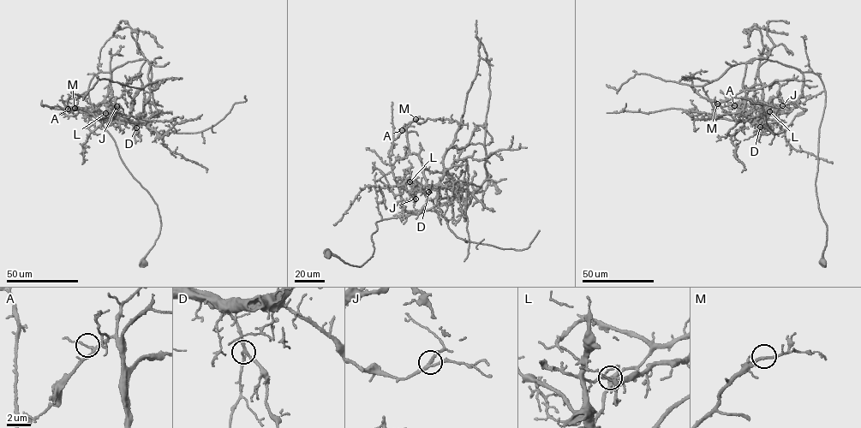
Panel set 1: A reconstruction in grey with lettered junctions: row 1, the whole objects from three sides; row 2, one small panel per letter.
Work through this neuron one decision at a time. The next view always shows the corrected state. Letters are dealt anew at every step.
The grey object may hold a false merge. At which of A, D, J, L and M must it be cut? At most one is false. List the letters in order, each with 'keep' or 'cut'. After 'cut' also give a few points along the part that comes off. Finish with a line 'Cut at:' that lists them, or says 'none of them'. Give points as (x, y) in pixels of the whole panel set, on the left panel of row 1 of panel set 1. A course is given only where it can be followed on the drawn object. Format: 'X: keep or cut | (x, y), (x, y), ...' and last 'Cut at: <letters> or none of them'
A: keep
D: keep
J: keep
L: cut | (104, 113), (95, 107), (111, 71), (147, 60), (143, 88), (102, 79), (83, 96), (71, 92)
M: keep
Cut at: L

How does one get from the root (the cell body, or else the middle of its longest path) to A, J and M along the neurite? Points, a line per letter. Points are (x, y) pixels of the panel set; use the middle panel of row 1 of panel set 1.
A: (328, 254), (361, 266), (373, 256), (376, 222), (420, 212), (403, 207), (390, 163), (393, 139), (402, 130)
J: (328, 254), (361, 265), (373, 256), (376, 222), (420, 211), (406, 211), (400, 186), (421, 184), (415, 199)
M: (328, 254), (361, 266), (373, 256), (376, 222), (420, 212), (402, 205), (389, 156), (393, 139), (415, 119)

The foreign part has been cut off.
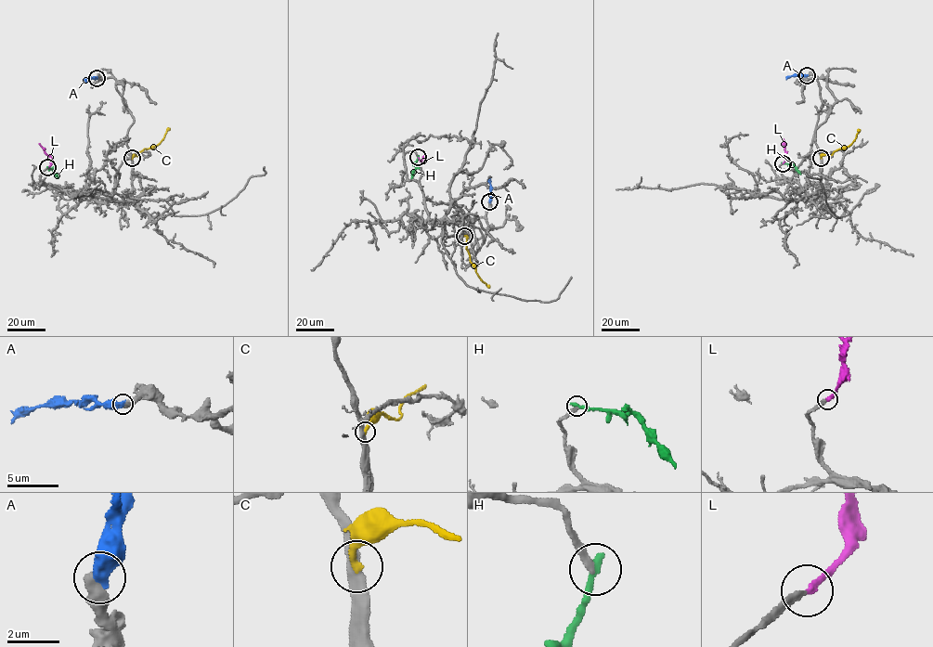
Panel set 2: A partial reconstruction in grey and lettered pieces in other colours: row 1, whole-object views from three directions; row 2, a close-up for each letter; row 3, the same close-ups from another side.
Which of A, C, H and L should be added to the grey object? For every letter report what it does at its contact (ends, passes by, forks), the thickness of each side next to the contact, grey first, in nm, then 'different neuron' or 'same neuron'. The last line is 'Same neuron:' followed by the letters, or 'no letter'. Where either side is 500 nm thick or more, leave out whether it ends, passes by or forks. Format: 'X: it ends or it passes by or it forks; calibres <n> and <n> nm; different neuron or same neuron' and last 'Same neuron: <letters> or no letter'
A: calibres 460 and 550 nm; different neuron
C: it ends; calibres 380 and 240 nm; different neuron
H: it ends; calibres 220 and 320 nm; different neuron
L: it ends; calibres 200 and 240 nm; same neuron
Same neuron: L

